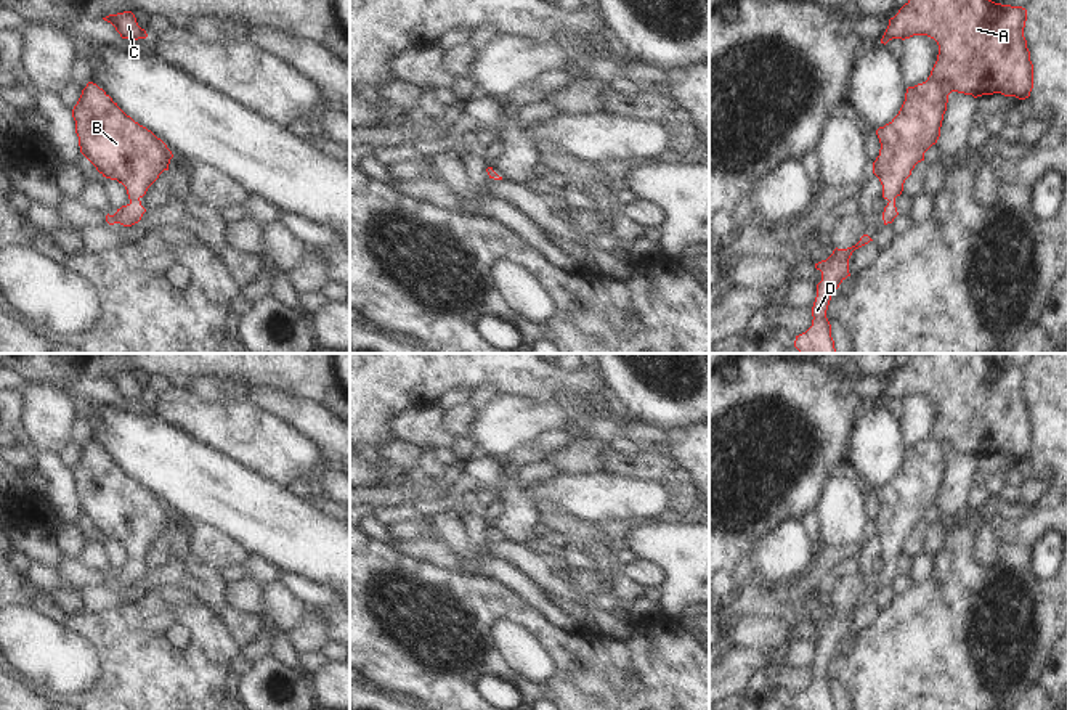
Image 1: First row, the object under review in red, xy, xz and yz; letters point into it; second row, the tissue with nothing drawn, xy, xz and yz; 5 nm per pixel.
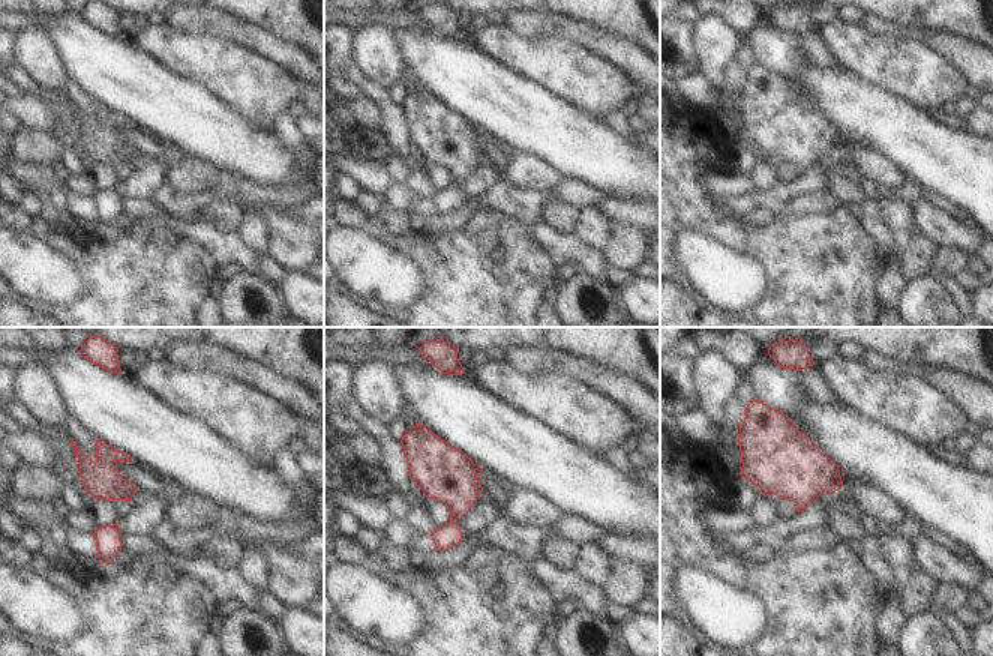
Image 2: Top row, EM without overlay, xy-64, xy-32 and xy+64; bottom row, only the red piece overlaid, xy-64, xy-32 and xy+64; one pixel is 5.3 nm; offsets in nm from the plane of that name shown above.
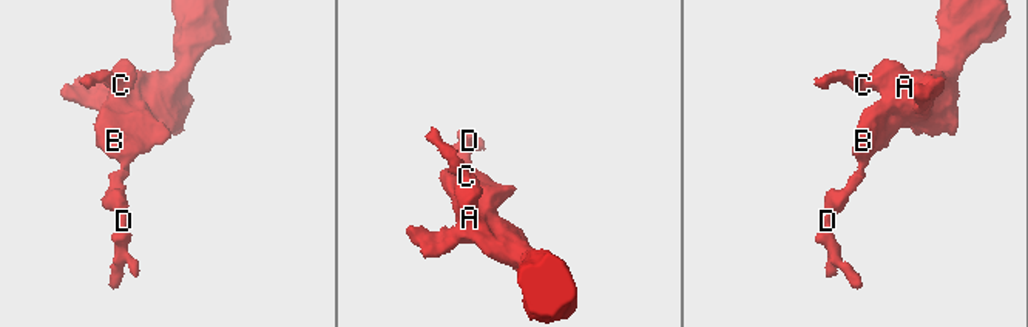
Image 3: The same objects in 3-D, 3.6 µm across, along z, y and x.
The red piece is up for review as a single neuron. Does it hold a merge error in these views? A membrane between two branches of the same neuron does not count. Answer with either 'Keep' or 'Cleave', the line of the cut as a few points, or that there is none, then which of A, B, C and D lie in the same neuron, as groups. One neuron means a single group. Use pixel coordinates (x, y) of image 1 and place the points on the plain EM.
Keep. No split. Groups: A B C D

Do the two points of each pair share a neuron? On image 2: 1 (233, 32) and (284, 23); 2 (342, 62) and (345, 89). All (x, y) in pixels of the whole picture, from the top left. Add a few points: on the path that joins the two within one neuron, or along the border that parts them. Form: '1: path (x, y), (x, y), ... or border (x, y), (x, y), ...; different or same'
1: border (233, 15), (263, 26), (294, 42); different
2: border (339, 75), (351, 81); different

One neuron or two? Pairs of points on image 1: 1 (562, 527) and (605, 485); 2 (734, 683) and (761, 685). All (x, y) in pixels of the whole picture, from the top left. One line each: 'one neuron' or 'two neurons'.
1: two neurons
2: two neurons

